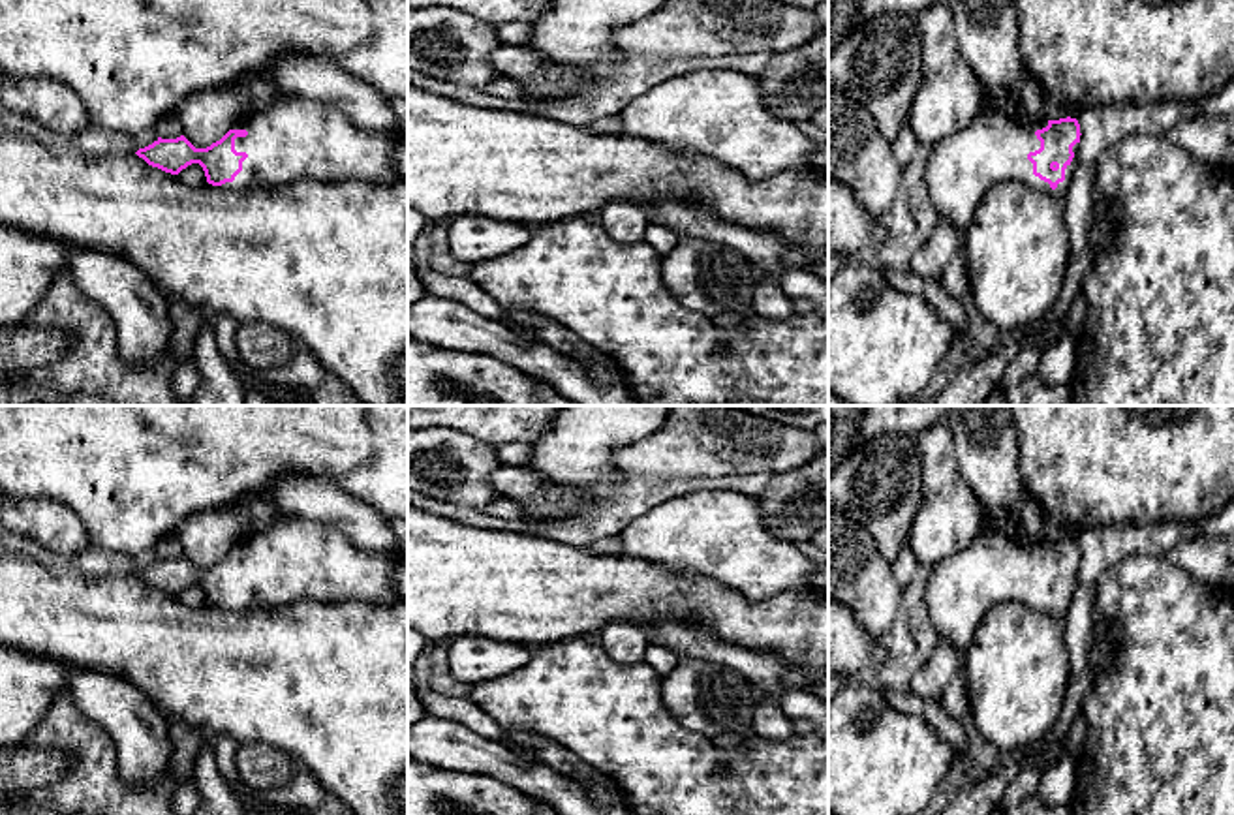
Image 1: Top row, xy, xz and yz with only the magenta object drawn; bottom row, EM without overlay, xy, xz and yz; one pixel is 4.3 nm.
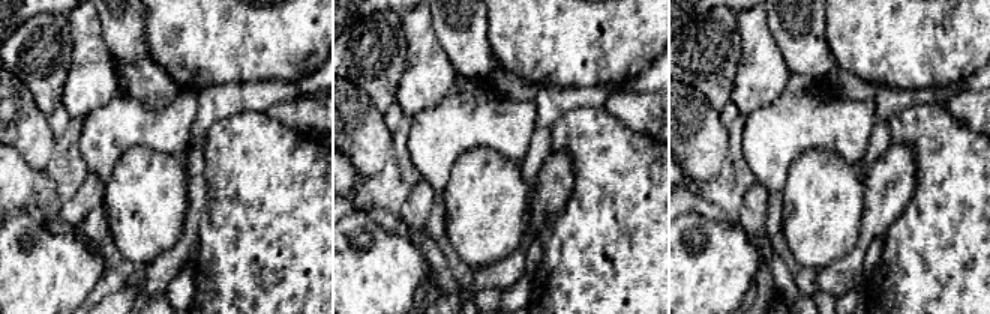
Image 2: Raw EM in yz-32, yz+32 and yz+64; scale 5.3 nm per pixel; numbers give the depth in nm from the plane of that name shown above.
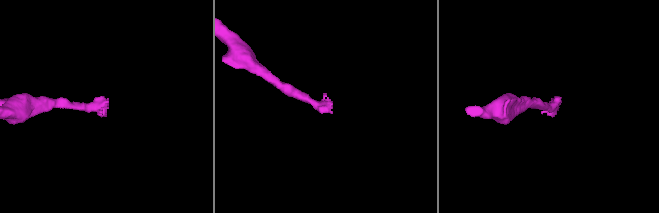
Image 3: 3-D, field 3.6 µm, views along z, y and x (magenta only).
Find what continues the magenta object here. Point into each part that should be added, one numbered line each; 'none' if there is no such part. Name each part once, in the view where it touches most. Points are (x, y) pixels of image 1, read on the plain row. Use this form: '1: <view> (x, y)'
1: yz (994, 568)

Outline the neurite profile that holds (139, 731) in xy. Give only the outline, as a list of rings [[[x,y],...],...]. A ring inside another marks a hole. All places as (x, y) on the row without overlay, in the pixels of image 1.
[[[73,665],[62,669],[71,700],[113,738],[122,783],[150,787],[169,776],[173,753],[169,723],[147,693],[115,672]]]

